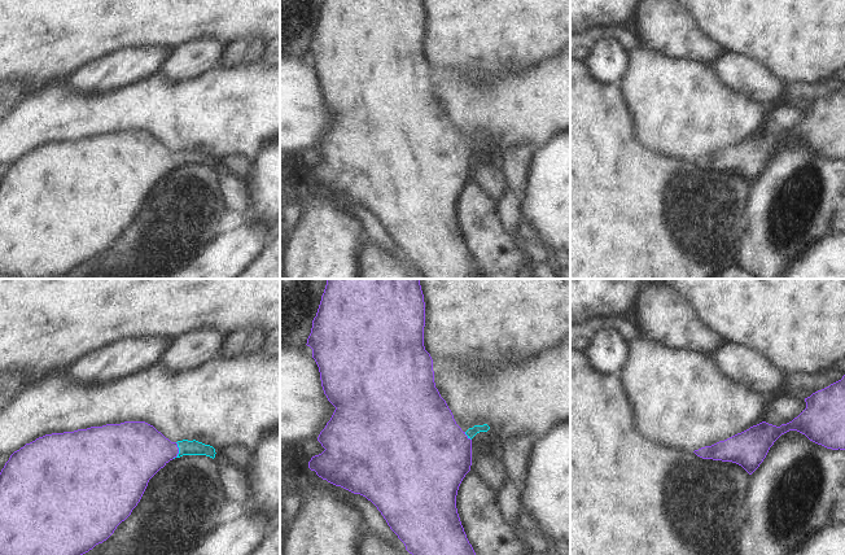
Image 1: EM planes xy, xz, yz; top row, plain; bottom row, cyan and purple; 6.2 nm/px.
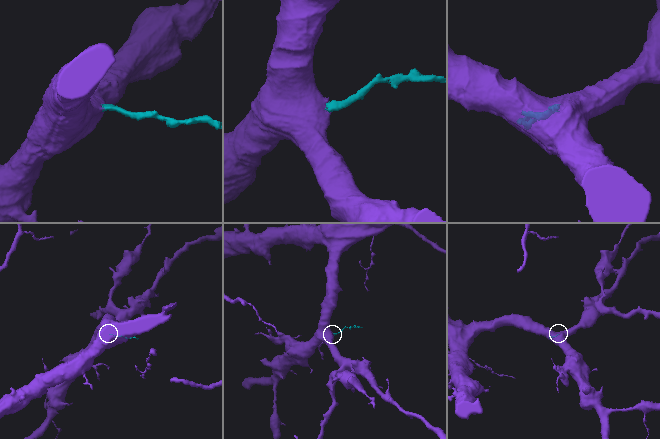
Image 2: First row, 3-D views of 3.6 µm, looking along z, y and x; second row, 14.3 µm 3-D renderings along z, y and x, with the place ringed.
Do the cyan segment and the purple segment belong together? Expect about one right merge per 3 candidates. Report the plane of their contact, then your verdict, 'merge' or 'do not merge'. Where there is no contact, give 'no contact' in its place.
meets cyan in xy; merge

